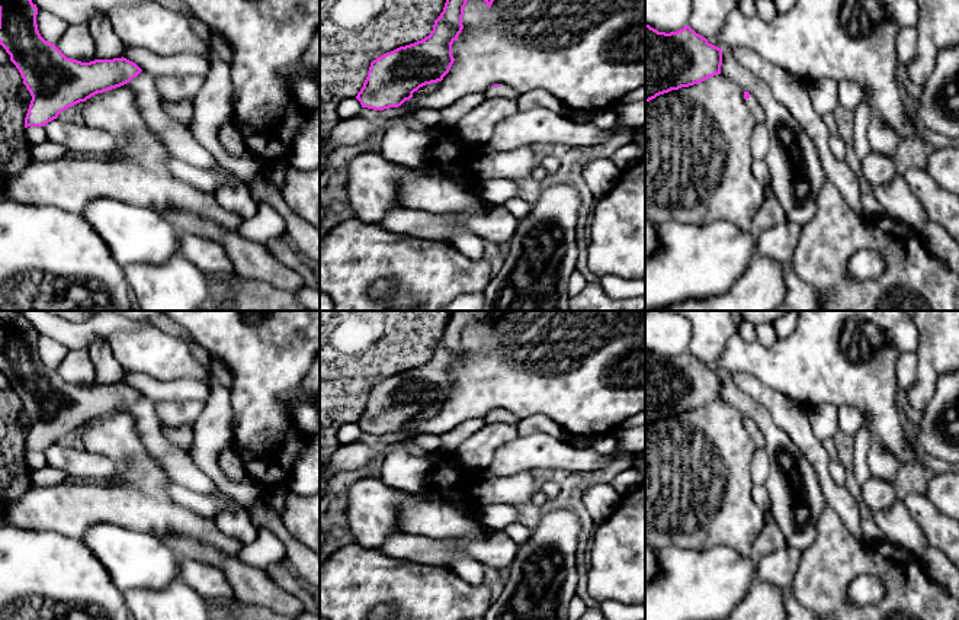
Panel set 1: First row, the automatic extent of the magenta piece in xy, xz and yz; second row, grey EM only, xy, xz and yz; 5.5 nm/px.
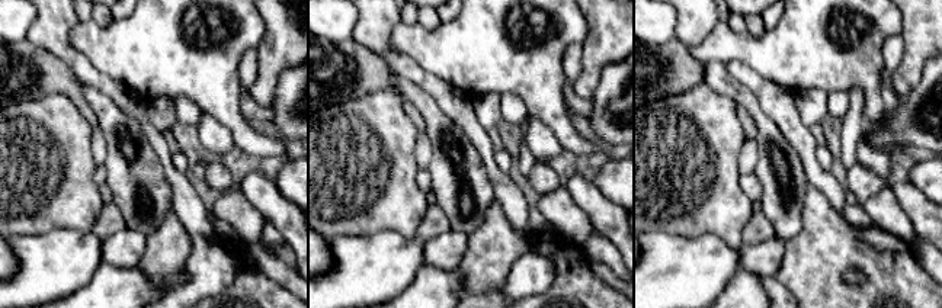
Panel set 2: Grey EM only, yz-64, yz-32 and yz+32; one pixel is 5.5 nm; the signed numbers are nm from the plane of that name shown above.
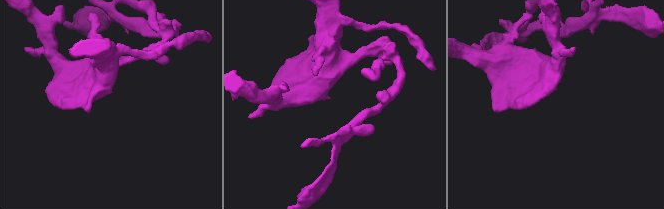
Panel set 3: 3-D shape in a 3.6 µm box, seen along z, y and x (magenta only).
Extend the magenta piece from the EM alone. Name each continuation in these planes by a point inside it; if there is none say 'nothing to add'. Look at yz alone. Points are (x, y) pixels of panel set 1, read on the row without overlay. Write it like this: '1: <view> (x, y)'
1: yz (754, 431)

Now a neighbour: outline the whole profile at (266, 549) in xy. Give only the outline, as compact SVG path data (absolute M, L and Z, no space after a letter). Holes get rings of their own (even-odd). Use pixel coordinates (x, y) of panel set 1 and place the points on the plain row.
M259 529L257 537L240 550L238 558L250 566L267 571L272 563L285 558L285 547L273 531Z

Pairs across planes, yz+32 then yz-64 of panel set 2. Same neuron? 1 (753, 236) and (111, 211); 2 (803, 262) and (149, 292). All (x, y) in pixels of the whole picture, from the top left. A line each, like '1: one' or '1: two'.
1: one
2: two

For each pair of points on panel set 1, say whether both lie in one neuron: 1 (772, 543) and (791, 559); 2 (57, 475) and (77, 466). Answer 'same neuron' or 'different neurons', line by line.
1: different neurons
2: different neurons

